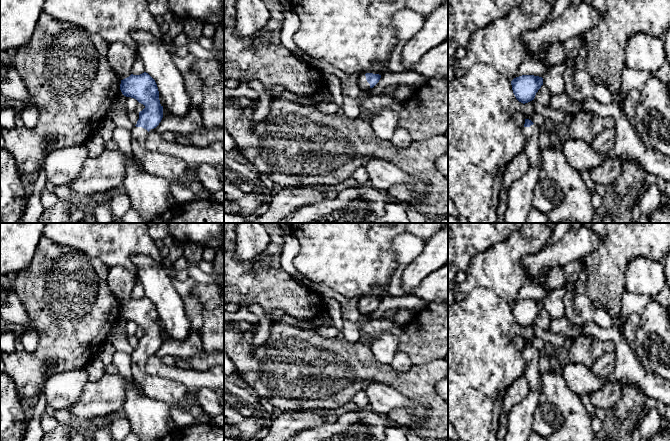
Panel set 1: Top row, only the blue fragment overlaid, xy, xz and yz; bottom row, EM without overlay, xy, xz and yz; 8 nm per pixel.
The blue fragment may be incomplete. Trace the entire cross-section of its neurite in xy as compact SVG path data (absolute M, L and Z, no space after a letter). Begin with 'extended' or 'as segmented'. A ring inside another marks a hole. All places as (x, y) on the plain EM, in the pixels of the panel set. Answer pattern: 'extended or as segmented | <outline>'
extended | M146 296L131 298L121 304L120 314L124 320L134 322L145 330L132 353L132 377L144 396L168 403L180 400L188 392L185 384L172 385L169 379L150 376L145 370L148 356L156 352L163 342L163 330L155 304Z

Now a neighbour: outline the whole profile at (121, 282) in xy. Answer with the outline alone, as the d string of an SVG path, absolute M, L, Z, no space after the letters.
M122 266L109 268L107 284L111 292L121 304L131 299L132 290L137 281L136 274L132 274Z

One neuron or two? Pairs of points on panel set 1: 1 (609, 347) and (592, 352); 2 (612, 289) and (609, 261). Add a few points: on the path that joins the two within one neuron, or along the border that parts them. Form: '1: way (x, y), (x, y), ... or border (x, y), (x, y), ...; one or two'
1: way (605, 347), (596, 348); one
2: way (609, 282), (609, 268); one

